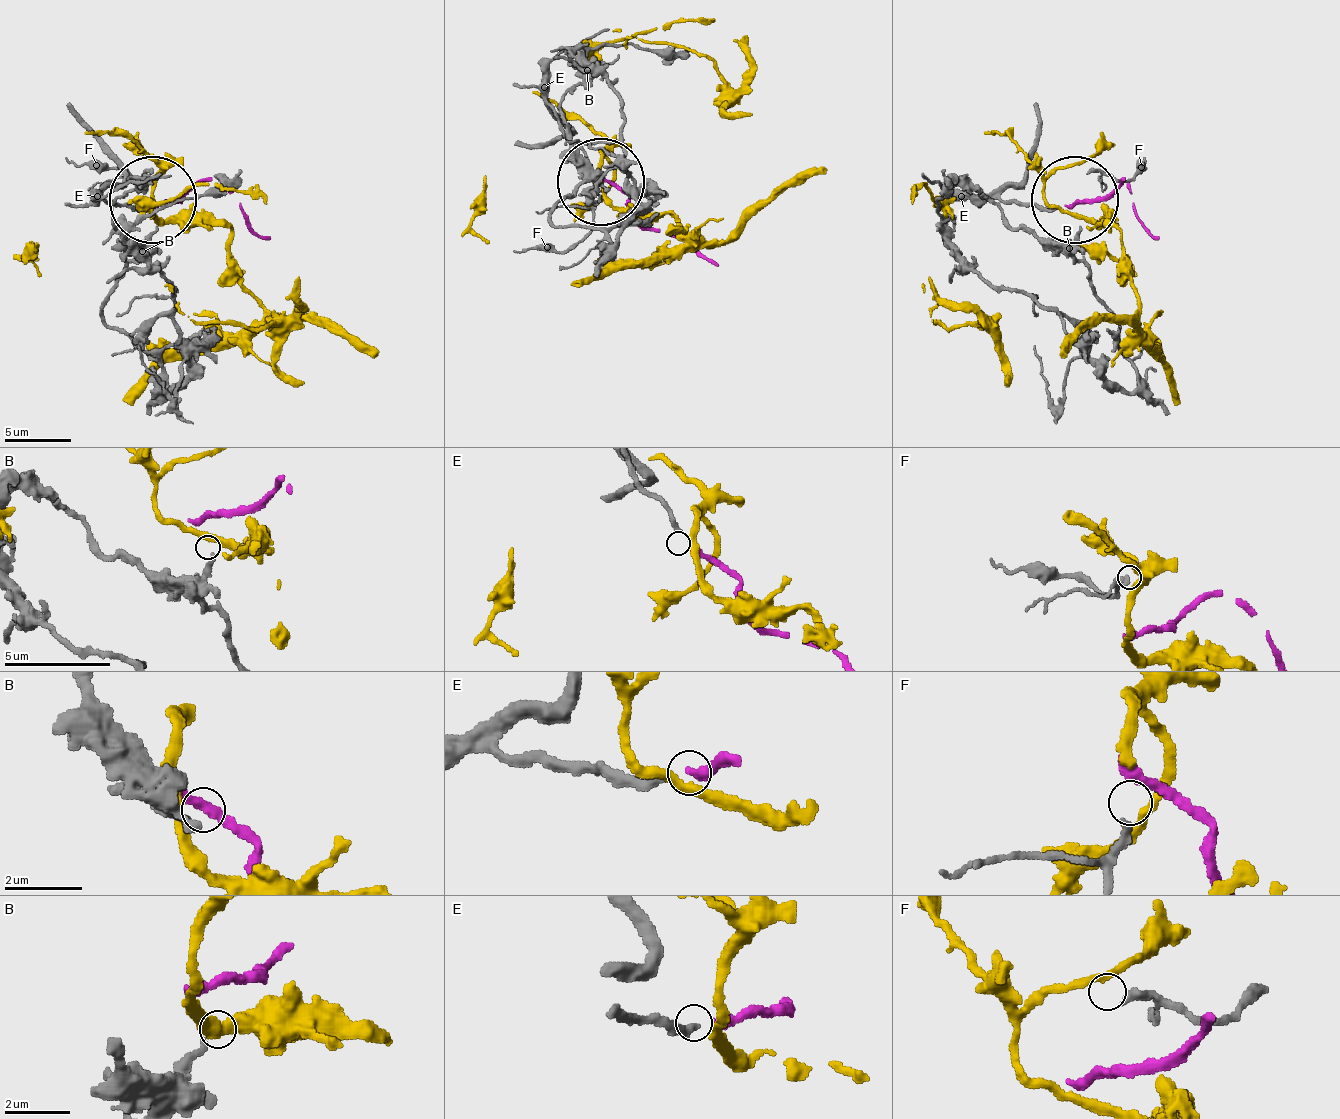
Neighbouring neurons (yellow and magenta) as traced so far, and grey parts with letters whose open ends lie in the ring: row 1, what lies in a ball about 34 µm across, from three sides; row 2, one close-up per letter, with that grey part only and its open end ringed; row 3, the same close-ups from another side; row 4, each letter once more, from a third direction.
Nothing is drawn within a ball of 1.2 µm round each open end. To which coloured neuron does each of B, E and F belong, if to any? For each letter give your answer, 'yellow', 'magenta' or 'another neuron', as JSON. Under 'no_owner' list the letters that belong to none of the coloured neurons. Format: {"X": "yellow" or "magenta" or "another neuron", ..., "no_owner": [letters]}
{"B": "another neuron", "E": "magenta", "F": "another neuron", "no_owner": ["B", "F"]}

